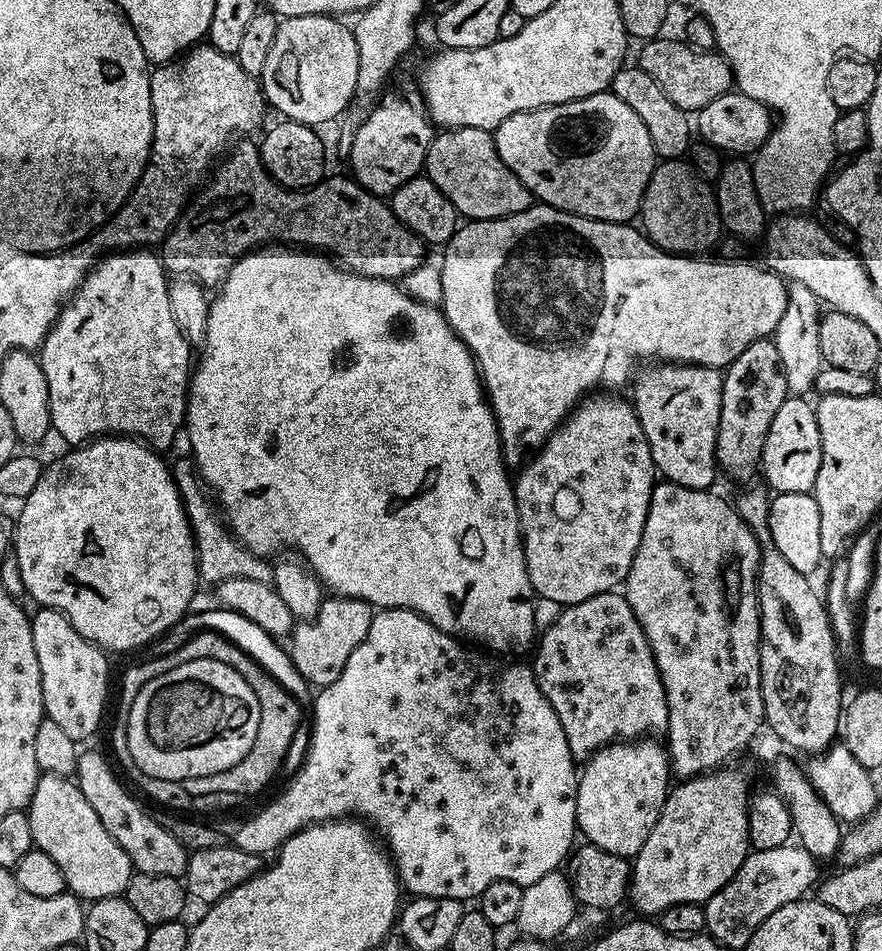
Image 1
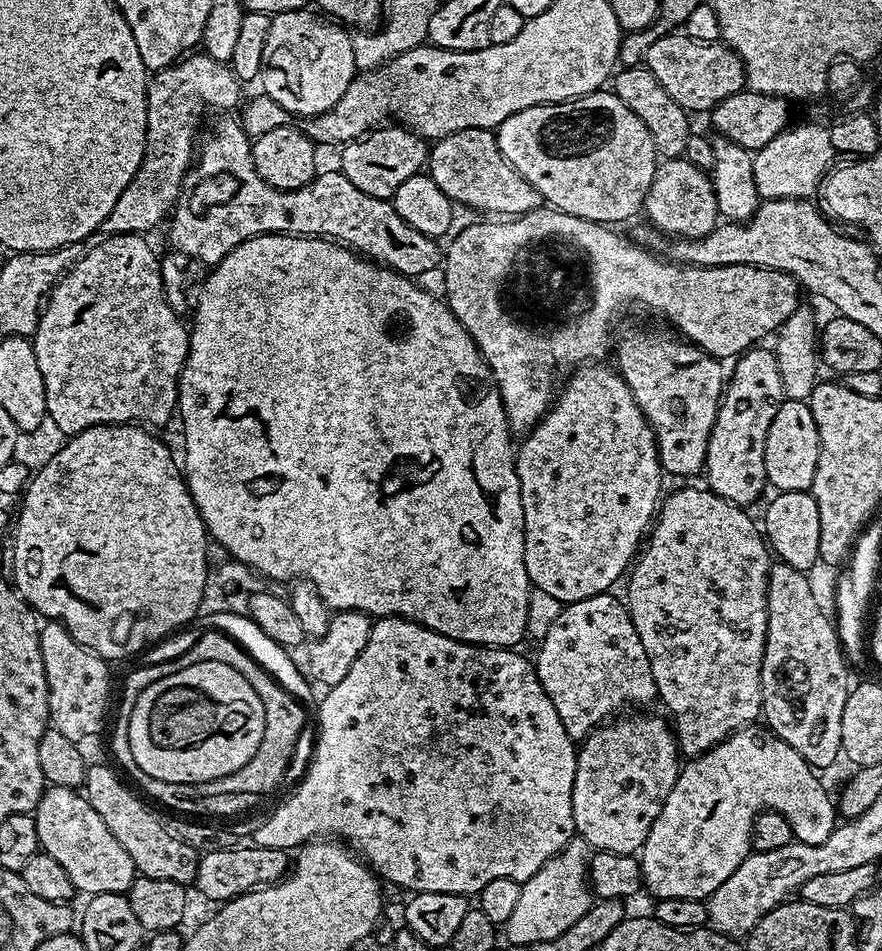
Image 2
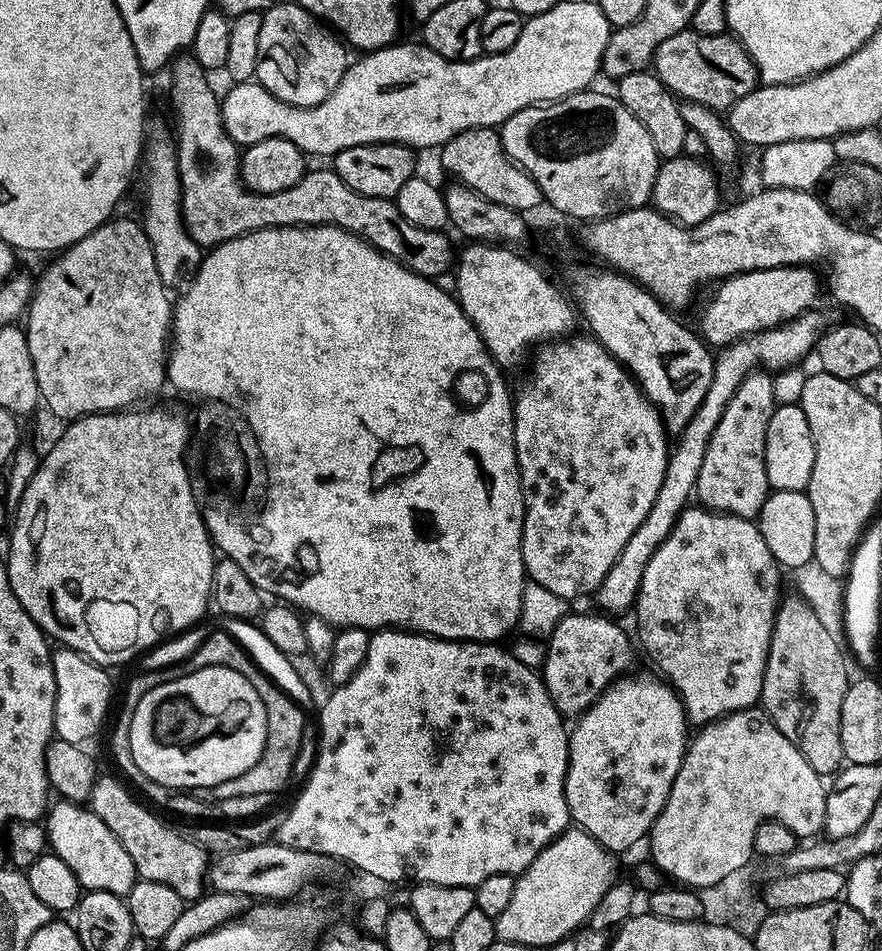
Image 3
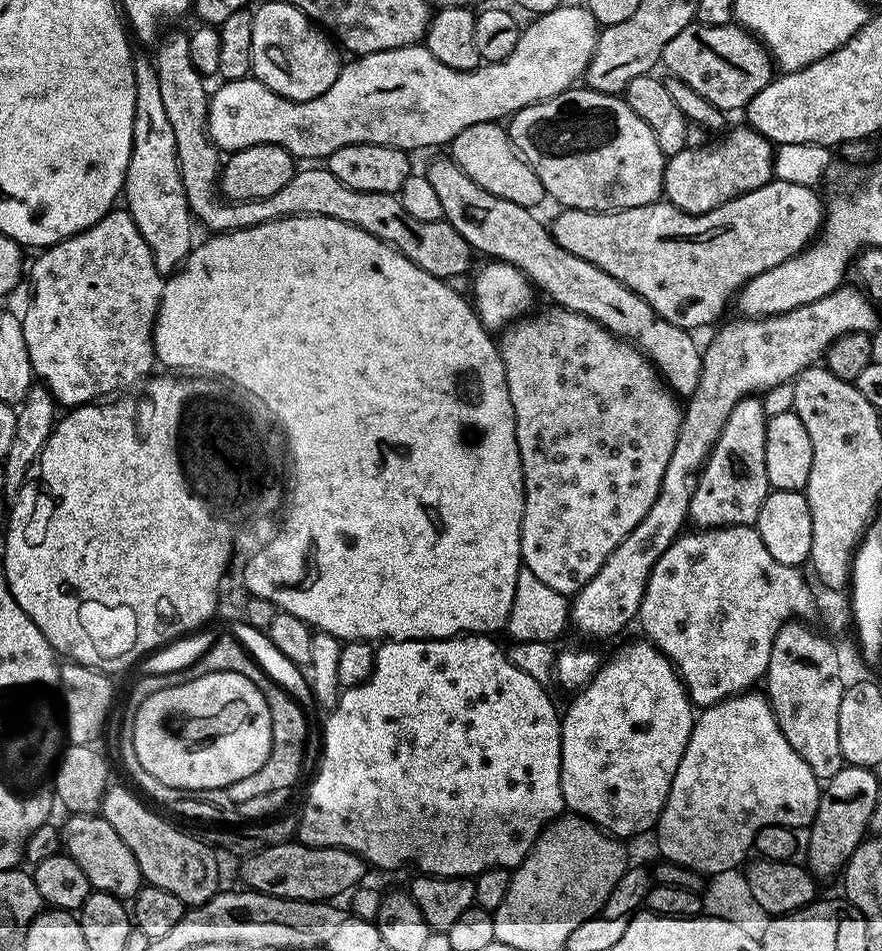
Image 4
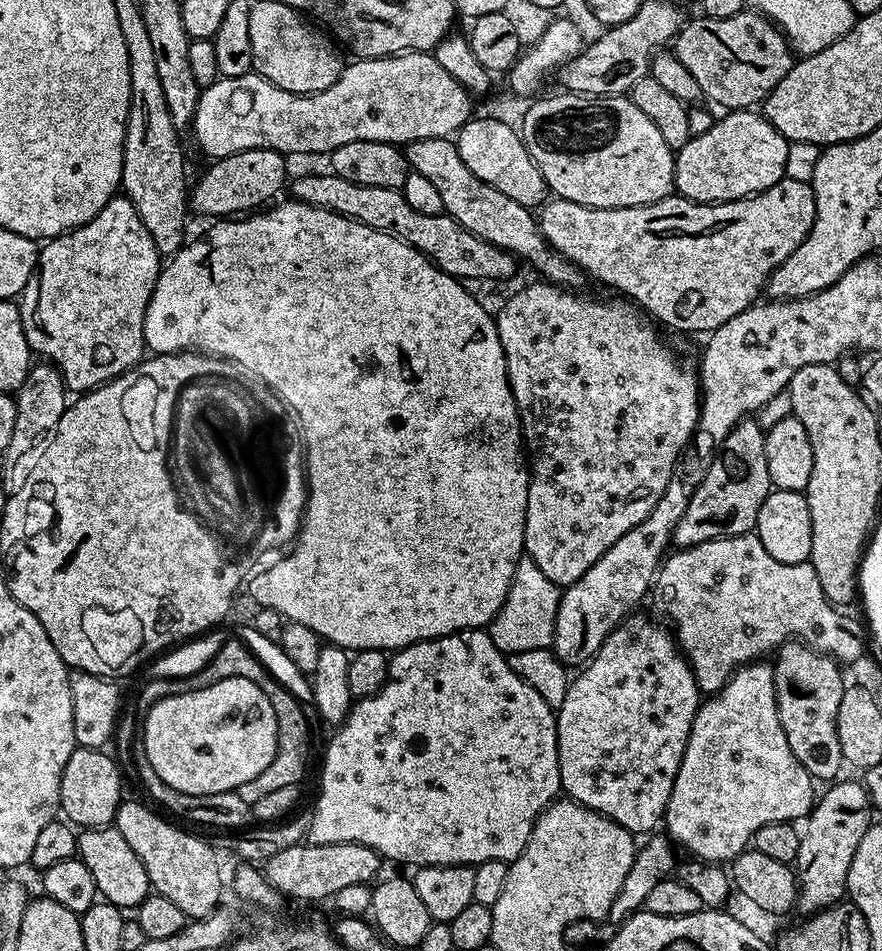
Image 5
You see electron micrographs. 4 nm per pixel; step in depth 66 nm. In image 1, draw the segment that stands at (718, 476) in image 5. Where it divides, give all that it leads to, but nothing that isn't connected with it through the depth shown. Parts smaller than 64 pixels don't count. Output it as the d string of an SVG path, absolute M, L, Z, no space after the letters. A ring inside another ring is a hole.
M771 338L746 346L746 350L742 350L738 358L734 358L734 362L729 364L724 372L722 410L716 435L716 463L721 473L729 472L734 479L744 480L755 468L757 471L762 460L766 434L770 434L770 422L774 422L774 414L778 414L778 406L782 406L782 402L787 400L789 395L786 374L778 358L778 346L774 346Z

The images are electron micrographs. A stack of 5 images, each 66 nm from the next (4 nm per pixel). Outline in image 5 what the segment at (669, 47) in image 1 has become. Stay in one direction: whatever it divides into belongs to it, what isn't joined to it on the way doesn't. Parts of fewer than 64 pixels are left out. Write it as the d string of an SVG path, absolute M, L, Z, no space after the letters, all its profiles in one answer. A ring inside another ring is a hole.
M745 10L730 18L710 18L701 15L700 20L689 19L681 28L674 41L674 51L678 62L694 74L698 86L702 86L704 100L713 100L721 104L724 110L748 110L753 106L763 105L772 93L774 86L786 78L794 63L794 49L787 36L766 16L755 10Z

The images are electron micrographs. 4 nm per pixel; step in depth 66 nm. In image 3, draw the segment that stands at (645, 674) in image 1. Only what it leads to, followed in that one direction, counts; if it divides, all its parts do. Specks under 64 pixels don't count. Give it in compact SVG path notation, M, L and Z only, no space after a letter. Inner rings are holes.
M569 611L546 640L548 649L544 652L542 679L554 706L565 718L581 716L612 685L612 681L631 669L628 667L632 664L633 637L631 640L627 630L615 624L611 615L595 611Z

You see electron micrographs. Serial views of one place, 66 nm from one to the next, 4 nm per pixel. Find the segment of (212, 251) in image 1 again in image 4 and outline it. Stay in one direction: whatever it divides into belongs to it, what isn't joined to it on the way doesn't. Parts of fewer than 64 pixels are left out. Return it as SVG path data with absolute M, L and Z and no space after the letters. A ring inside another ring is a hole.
M182 31L181 33L172 32L168 37L166 36L154 48L156 49L154 63L158 74L158 87L162 93L162 103L166 109L170 127L174 129L174 146L178 146L178 166L182 174L182 186L186 186L188 205L193 217L199 223L201 220L209 228L207 230L209 233L236 232L240 228L258 226L283 216L329 216L330 218L338 218L342 222L350 222L354 226L366 230L366 234L374 234L374 238L382 238L382 242L392 244L402 254L406 254L406 258L410 258L410 262L414 262L414 266L422 266L422 270L426 270L426 274L434 274L441 278L462 276L473 267L474 253L472 248L466 242L466 238L462 238L462 234L458 234L458 230L454 230L454 226L450 226L447 220L422 222L419 218L413 218L402 206L399 195L391 192L355 192L350 190L350 186L346 186L346 182L338 182L338 178L334 178L334 174L330 174L330 170L326 166L301 167L294 174L294 178L290 178L290 182L286 182L286 186L282 186L282 190L278 190L278 194L270 194L270 198L262 198L261 200L224 199L220 195L219 185L222 153L217 148L216 143L208 136L206 127L210 88L204 85L207 84L205 77L201 76L198 70L194 70L187 35Z

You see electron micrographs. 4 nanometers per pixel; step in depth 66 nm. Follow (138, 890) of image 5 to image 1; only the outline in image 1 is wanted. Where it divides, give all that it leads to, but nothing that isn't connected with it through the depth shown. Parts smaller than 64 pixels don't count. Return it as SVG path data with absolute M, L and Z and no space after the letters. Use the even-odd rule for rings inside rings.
M41 775L26 811L30 818L33 845L58 862L67 891L84 902L127 893L128 883L134 874L130 858L122 846L110 838L106 826L102 826L90 802L86 802L75 779Z

